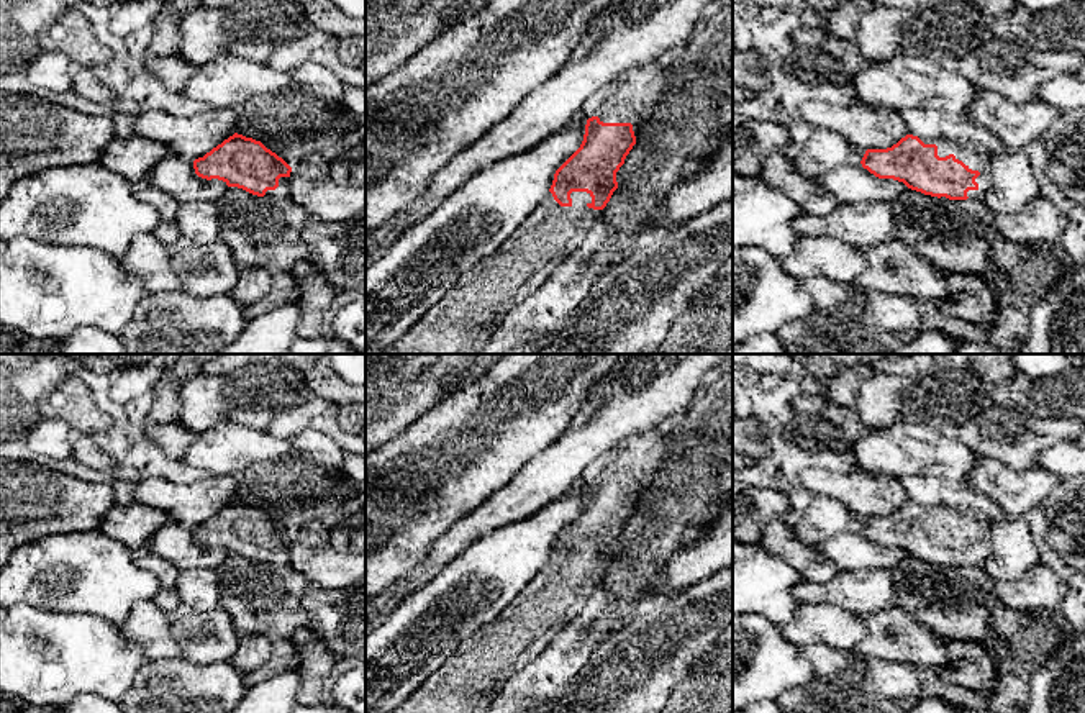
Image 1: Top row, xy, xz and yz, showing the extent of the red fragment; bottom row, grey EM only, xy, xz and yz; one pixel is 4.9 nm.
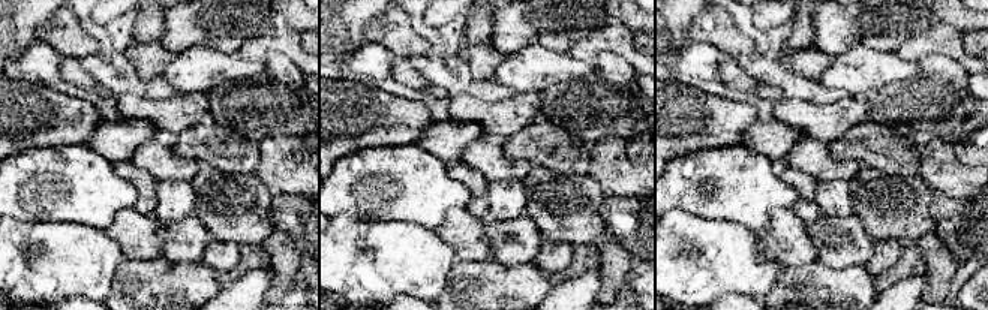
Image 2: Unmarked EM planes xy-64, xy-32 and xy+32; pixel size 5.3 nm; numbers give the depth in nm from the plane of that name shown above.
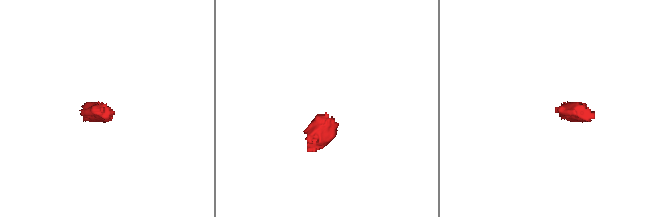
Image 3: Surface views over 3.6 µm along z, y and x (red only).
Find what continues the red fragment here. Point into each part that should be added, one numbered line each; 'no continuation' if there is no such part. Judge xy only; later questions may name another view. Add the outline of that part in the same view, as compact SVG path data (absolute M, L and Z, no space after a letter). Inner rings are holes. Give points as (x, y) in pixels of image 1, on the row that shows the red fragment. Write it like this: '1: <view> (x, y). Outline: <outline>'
1: xy (284, 182). Outline: M280 177L279 179L279 187L275 190L267 190L266 197L288 197L290 195L290 177Z

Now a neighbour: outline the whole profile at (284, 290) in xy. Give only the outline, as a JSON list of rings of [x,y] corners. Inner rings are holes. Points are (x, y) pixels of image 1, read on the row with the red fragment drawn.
[[[275,272],[272,274],[272,287],[269,293],[254,302],[252,305],[244,307],[244,316],[249,321],[254,316],[259,316],[269,310],[279,307],[297,303],[300,298],[298,282],[292,272]]]

